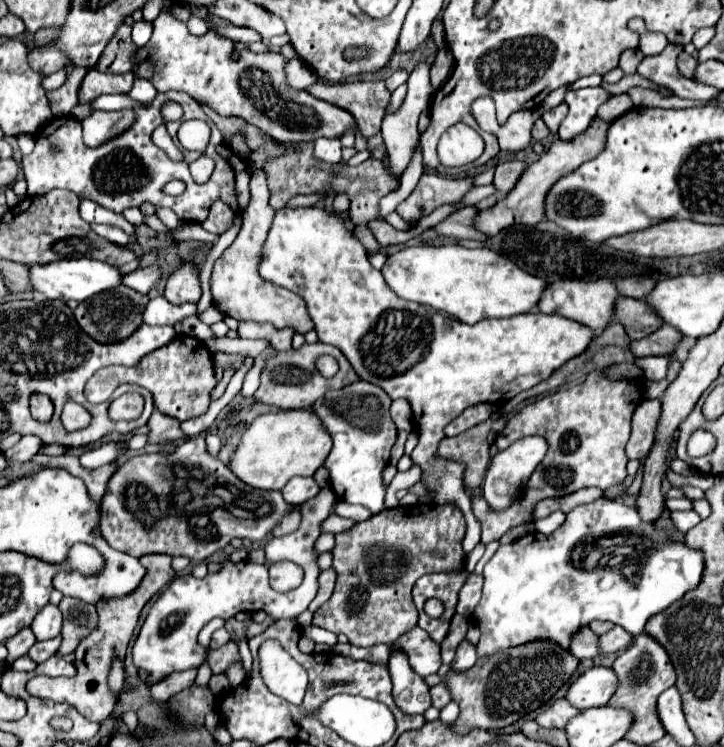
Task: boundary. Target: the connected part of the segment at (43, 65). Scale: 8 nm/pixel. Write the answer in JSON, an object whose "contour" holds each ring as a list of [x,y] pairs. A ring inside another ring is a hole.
{"contour":[[[56,47],[30,49],[30,53],[28,53],[28,65],[42,75],[52,75],[52,73],[60,71],[66,63],[70,63],[68,57],[62,51],[56,51]]]}

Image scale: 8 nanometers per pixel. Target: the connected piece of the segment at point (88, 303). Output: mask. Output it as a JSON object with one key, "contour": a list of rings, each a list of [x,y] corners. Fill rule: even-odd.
{"contour":[[[118,285],[114,289],[102,291],[100,295],[92,295],[92,299],[82,301],[74,309],[74,317],[84,333],[88,333],[98,343],[118,343],[128,339],[140,325],[142,325],[142,313],[148,305],[148,295],[142,295],[130,287]]]}

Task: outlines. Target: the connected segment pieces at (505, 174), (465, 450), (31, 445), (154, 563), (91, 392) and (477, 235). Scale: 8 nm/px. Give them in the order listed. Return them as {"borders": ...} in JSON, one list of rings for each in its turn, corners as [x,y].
{"borders":[[[[506,161],[496,167],[494,185],[496,185],[498,193],[506,195],[514,187],[518,175],[522,175],[522,171],[524,171],[524,165],[526,165],[524,161]]],[[[484,421],[456,437],[446,437],[440,441],[438,453],[444,459],[454,459],[454,461],[464,461],[466,463],[466,487],[476,489],[482,479],[484,479],[484,471],[488,469],[490,463],[490,455],[488,455],[488,443],[486,437],[490,431],[500,431],[498,429],[498,421]]],[[[24,435],[14,447],[10,447],[6,451],[6,457],[12,461],[20,461],[20,463],[28,463],[32,461],[32,457],[38,453],[38,449],[42,447],[42,439],[36,435]]],[[[144,555],[142,565],[146,569],[146,575],[140,581],[140,585],[128,595],[96,603],[100,627],[98,627],[98,631],[94,631],[94,635],[88,635],[86,639],[80,641],[78,649],[84,649],[84,651],[76,651],[76,659],[74,659],[78,673],[72,679],[48,679],[44,675],[38,675],[28,681],[28,693],[36,695],[36,697],[52,699],[52,701],[66,701],[72,707],[76,707],[84,717],[88,717],[96,723],[100,723],[104,717],[109,717],[119,698],[108,687],[108,673],[110,673],[112,661],[116,657],[120,661],[124,661],[126,647],[134,633],[134,627],[138,623],[138,615],[140,615],[142,607],[146,605],[146,601],[152,595],[156,595],[174,577],[174,569],[170,563],[172,563],[172,557],[166,557],[166,555]]],[[[176,337],[168,347],[160,347],[152,355],[146,355],[136,367],[106,367],[94,373],[94,377],[86,383],[86,399],[92,405],[110,401],[114,389],[122,383],[136,383],[148,389],[154,397],[154,405],[160,413],[170,415],[178,421],[200,417],[208,411],[210,391],[216,385],[212,355],[204,347],[202,341],[194,337]]],[[[464,207],[448,215],[448,219],[440,221],[434,231],[438,235],[450,235],[450,237],[460,237],[460,239],[476,239],[476,241],[486,241],[486,235],[476,231],[472,225],[476,207]]]]}

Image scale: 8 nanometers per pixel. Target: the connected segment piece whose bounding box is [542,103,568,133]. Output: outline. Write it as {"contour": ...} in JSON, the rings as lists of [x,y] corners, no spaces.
{"contour":[[[560,103],[558,107],[554,107],[554,109],[550,109],[550,111],[544,111],[542,119],[544,119],[546,125],[550,127],[550,131],[556,133],[556,131],[558,131],[558,125],[560,125],[562,119],[566,117],[566,113],[568,113],[568,105],[566,105],[566,103]]]}

